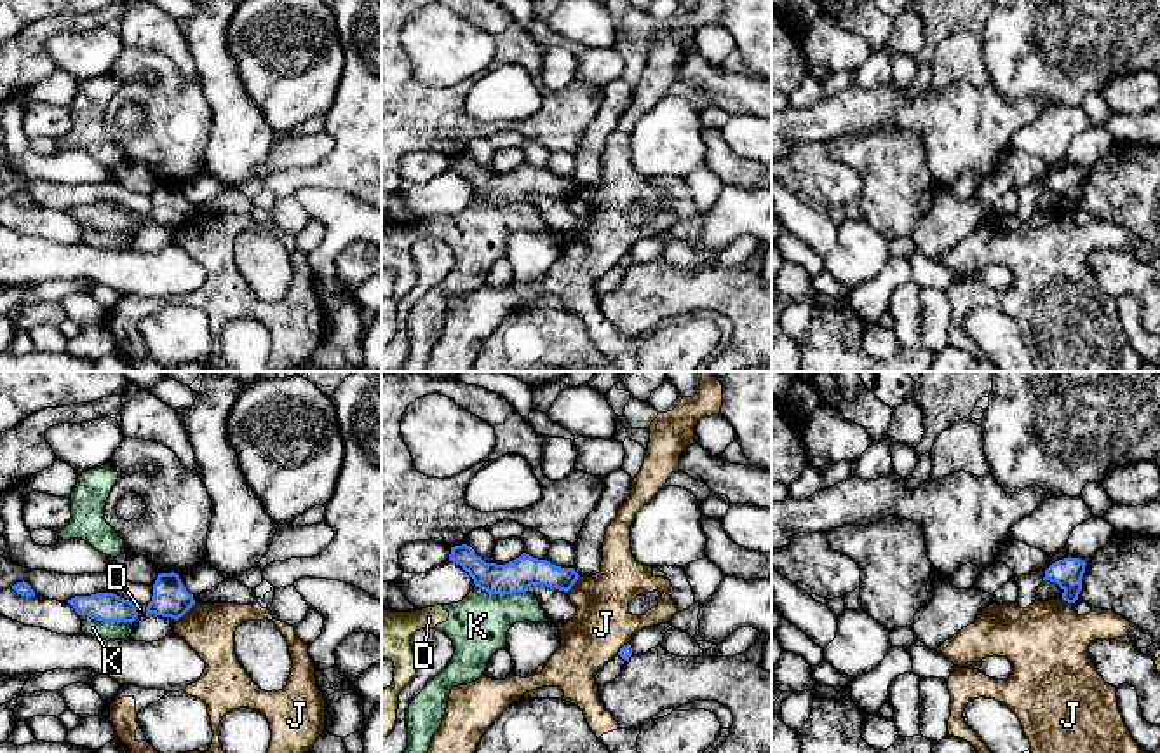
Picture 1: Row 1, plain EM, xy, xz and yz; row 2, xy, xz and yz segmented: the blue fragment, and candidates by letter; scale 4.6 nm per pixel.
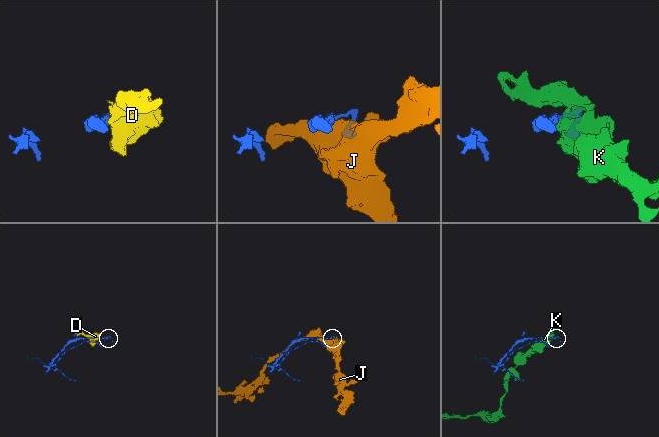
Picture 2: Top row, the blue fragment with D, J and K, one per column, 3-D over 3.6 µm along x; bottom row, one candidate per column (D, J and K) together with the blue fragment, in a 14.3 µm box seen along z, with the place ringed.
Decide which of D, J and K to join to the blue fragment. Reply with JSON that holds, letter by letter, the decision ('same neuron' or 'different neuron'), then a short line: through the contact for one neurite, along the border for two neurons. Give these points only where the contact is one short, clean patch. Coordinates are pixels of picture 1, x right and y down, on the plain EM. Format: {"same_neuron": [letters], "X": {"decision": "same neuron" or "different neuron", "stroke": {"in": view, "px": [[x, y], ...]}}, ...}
{"same_neuron": [], "D": {"decision": "different neuron"}, "J": {"decision": "different neuron"}, "K": {"decision": "different neuron"}}

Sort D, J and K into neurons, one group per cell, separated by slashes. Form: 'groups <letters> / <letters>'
groups D K / J

